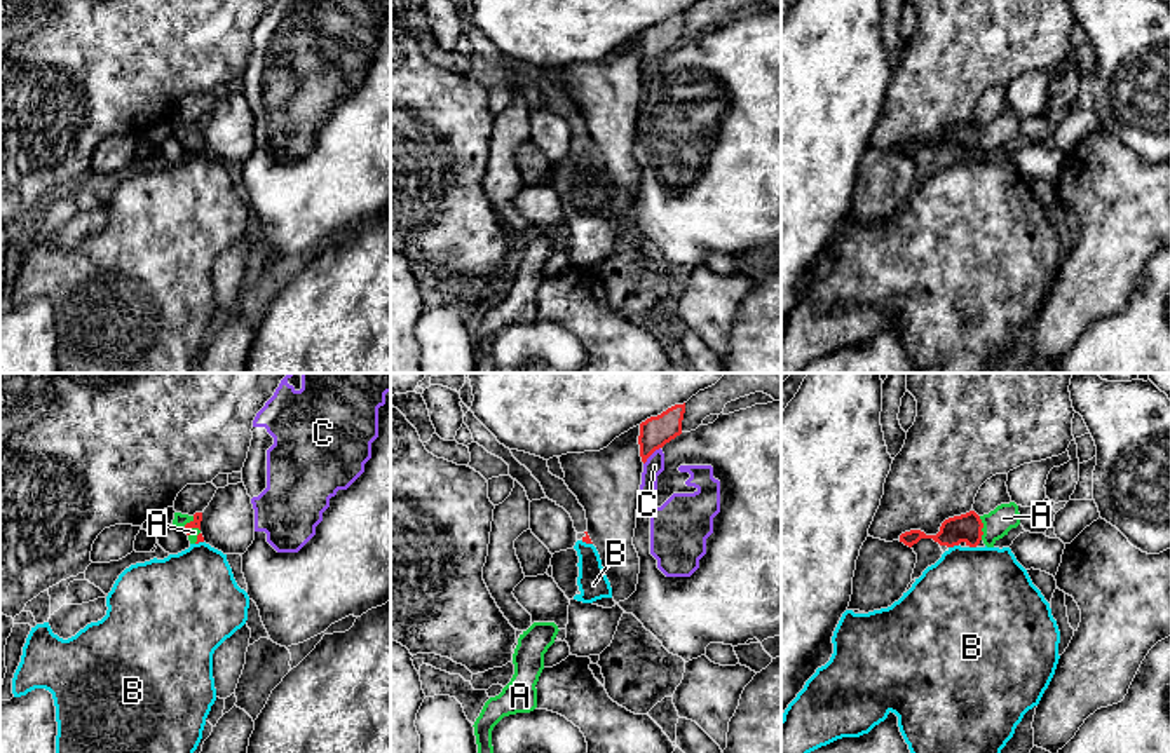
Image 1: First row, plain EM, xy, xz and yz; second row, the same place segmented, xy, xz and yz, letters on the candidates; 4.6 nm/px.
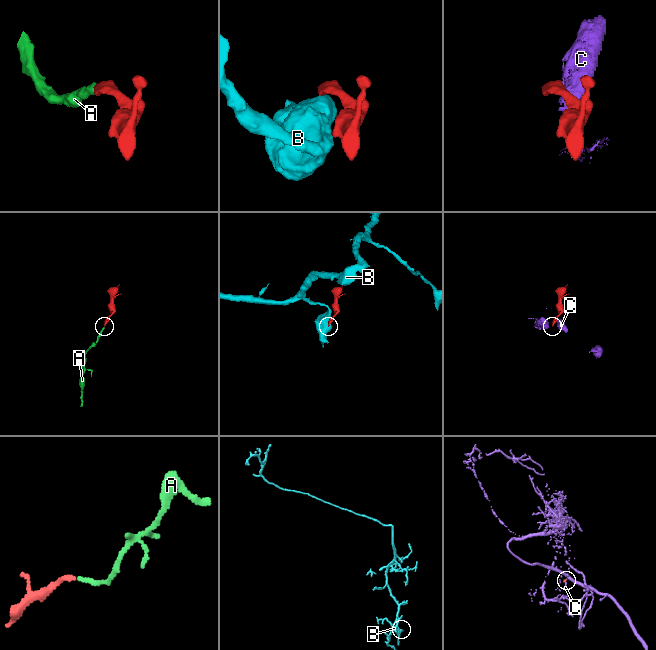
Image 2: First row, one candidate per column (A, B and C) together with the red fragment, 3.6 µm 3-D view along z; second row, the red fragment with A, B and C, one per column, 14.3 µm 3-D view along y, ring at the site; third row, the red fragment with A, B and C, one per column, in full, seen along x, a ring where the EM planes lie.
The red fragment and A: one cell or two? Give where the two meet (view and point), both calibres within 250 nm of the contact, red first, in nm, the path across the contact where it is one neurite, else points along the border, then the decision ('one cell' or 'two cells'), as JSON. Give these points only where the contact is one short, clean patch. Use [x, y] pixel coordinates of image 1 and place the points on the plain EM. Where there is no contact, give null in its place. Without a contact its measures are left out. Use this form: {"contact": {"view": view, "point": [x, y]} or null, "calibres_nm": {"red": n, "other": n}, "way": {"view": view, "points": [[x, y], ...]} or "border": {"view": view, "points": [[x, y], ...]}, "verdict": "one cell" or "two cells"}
{"contact": {"view": "yz", "point": [982, 136]}, "calibres_nm": {"red": 130, "other": 120}, "way": {"view": "yz", "points": [[966, 136], [982, 136], [993, 136], [1003, 128]]}, "verdict": "one cell"}

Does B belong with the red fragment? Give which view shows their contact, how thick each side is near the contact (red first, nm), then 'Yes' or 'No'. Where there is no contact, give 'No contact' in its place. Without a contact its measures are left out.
Touches red in yz. Thickness 130 nm (red) against 460 nm. No

